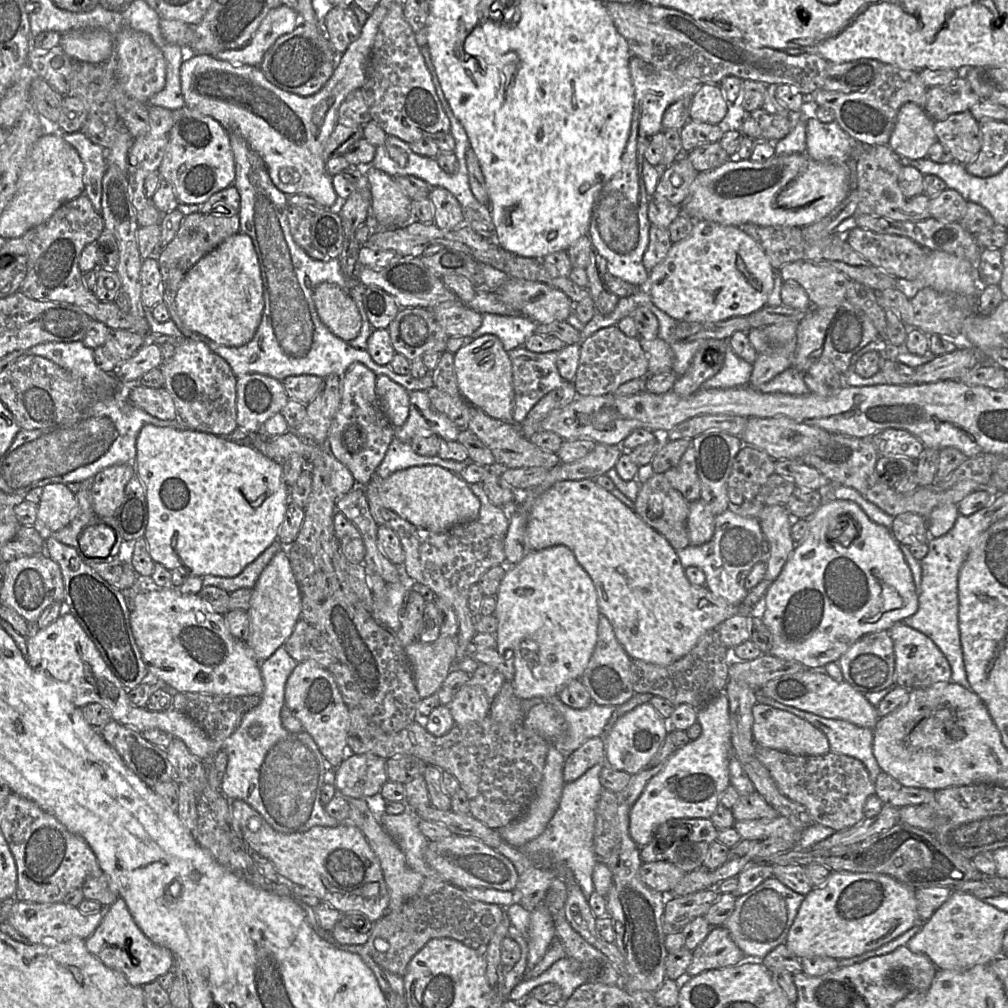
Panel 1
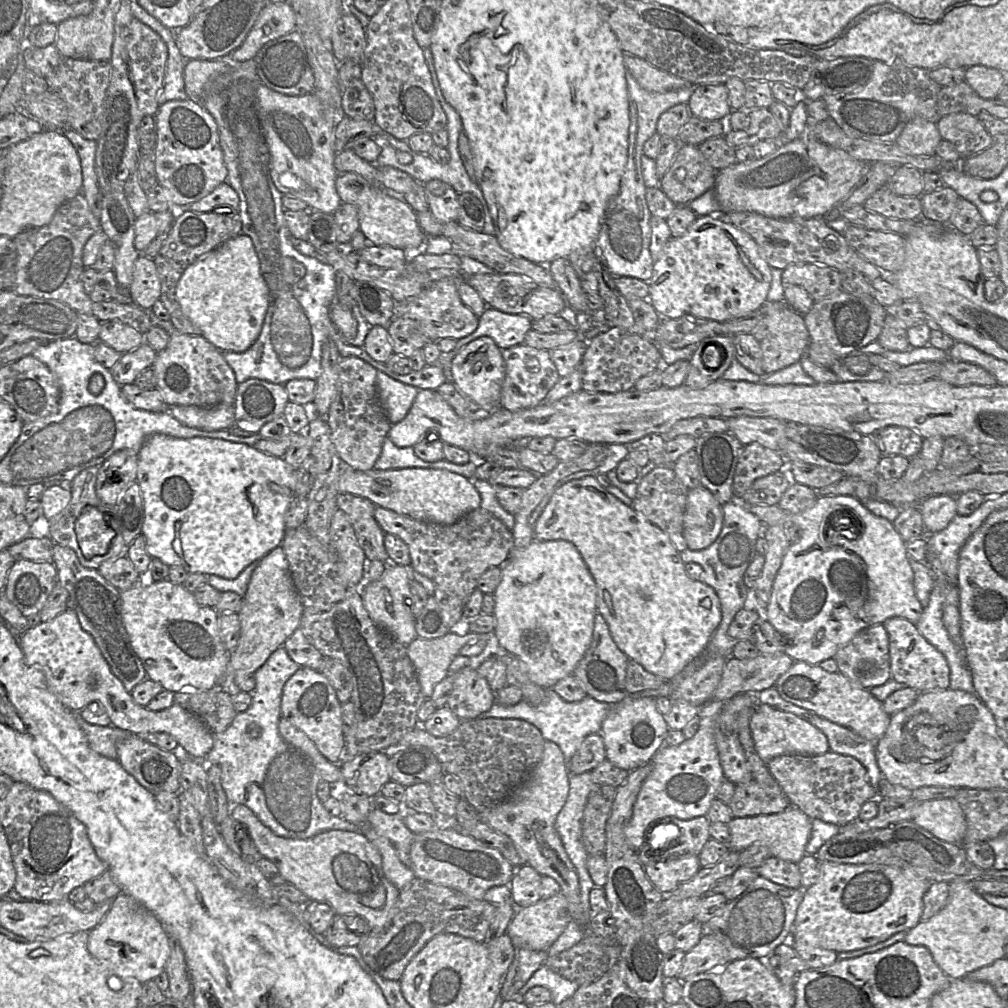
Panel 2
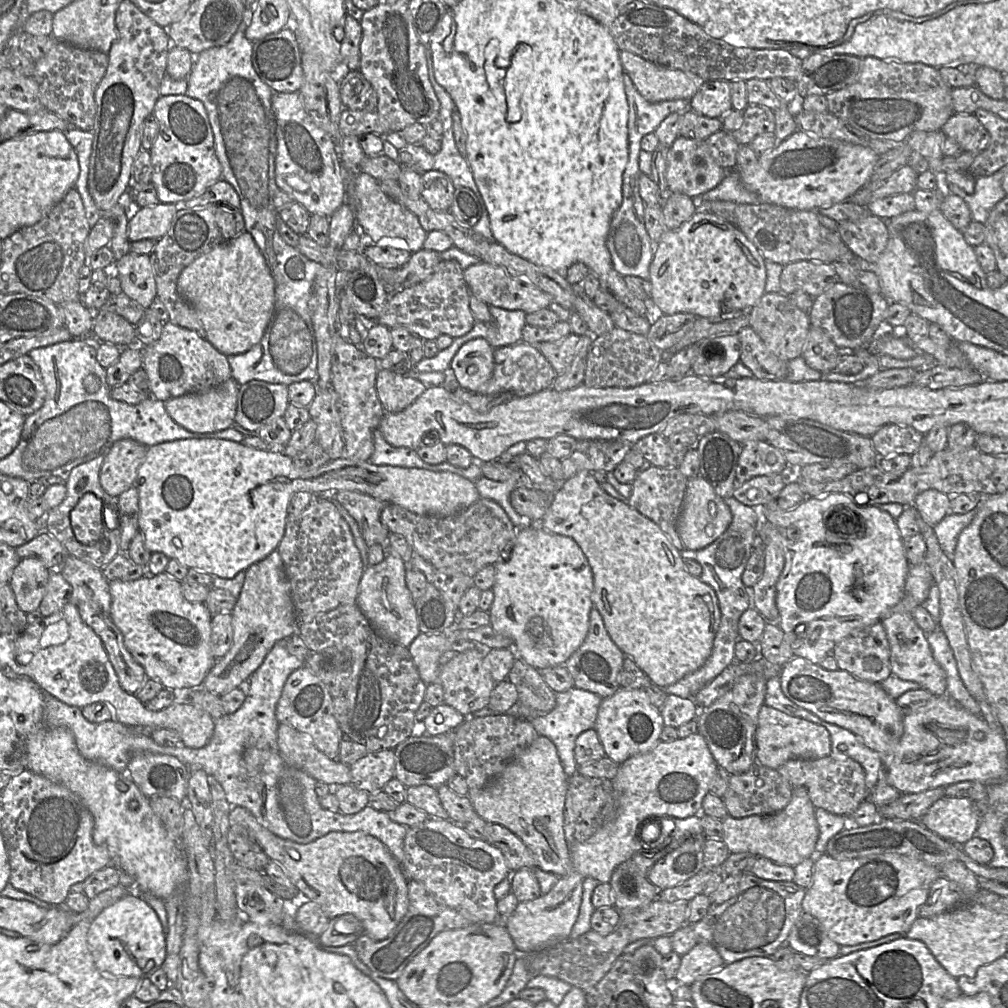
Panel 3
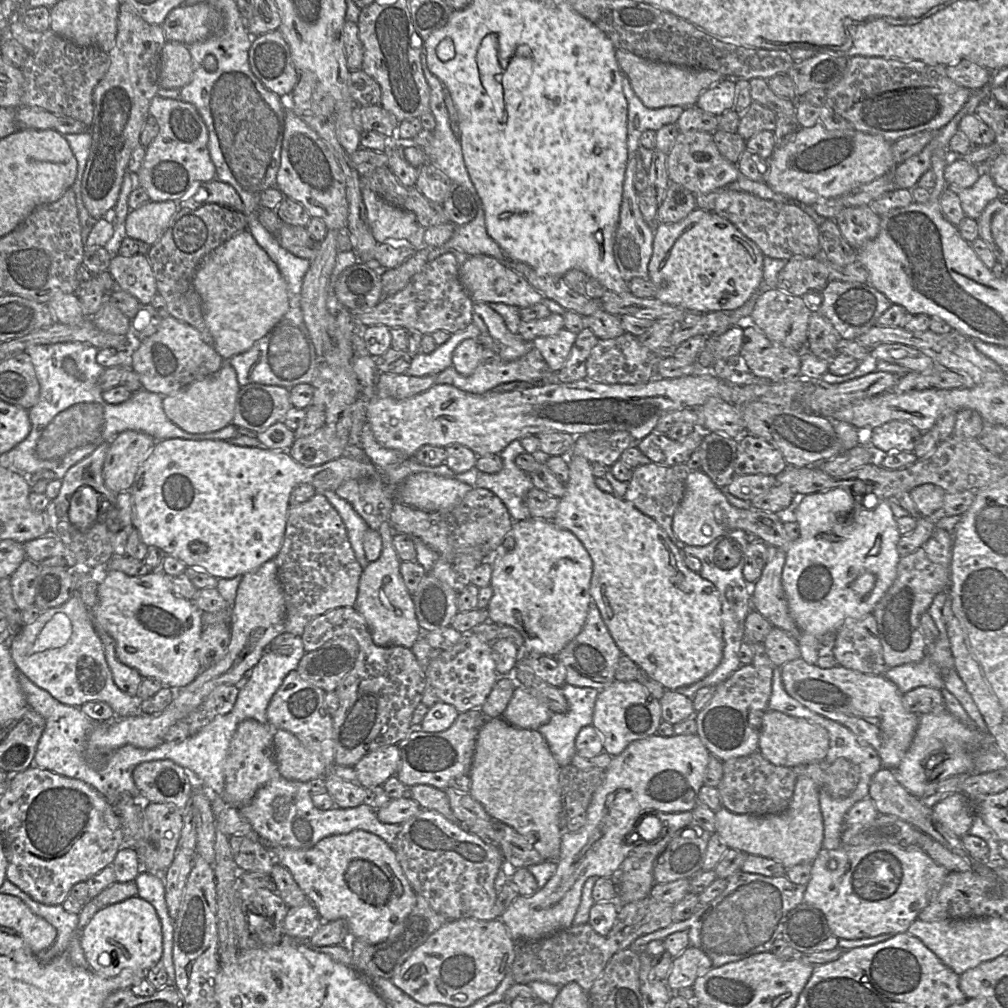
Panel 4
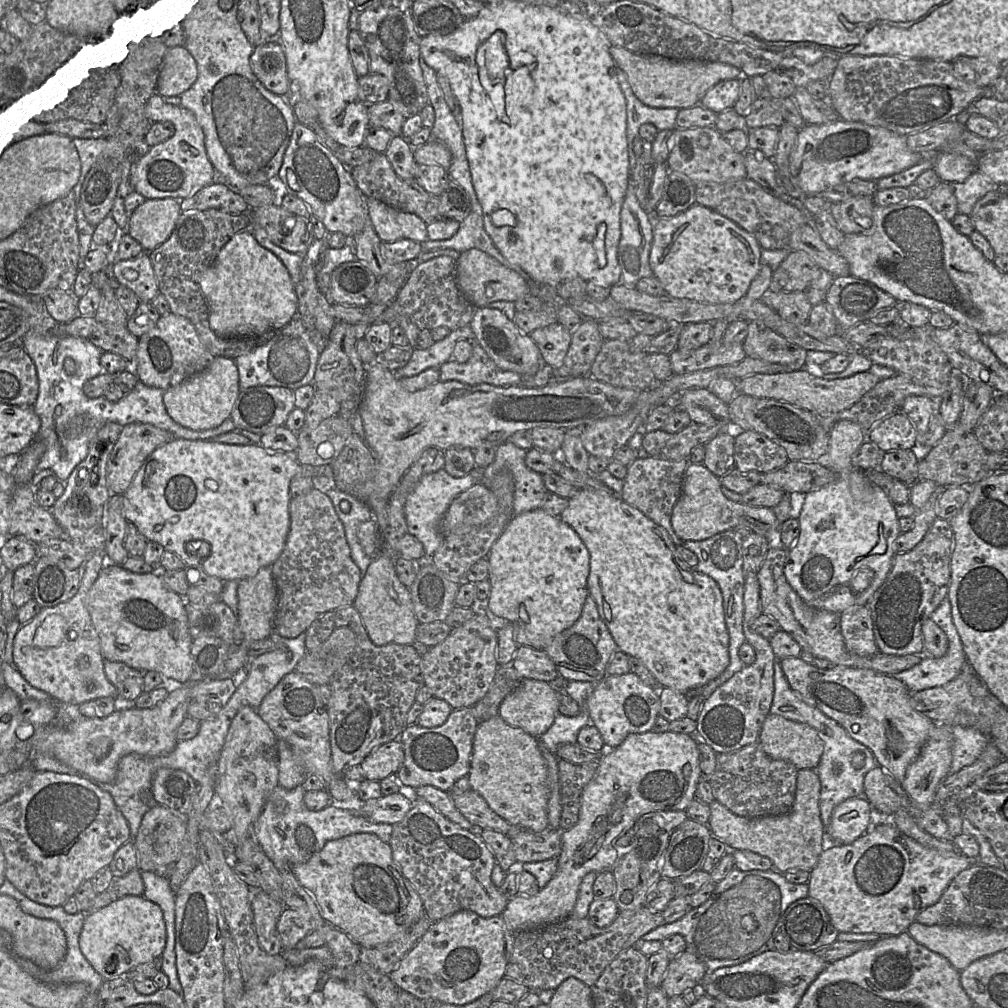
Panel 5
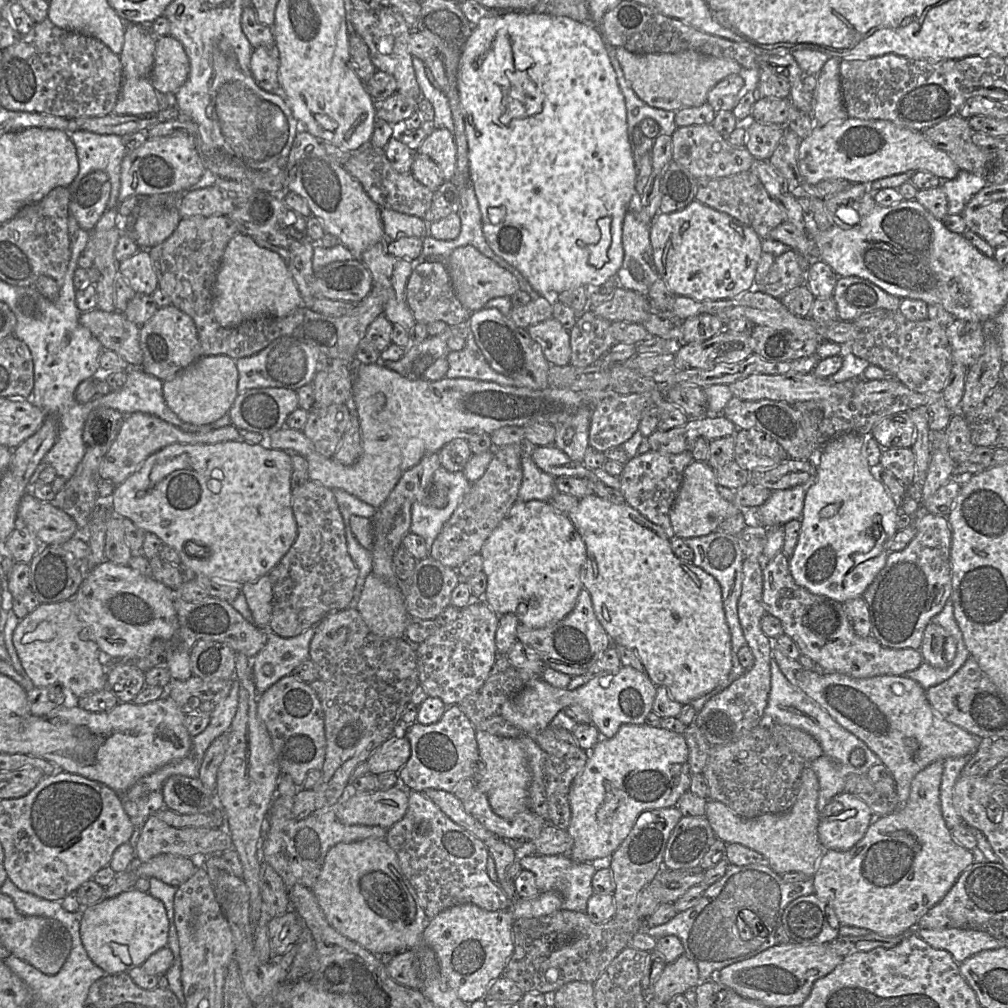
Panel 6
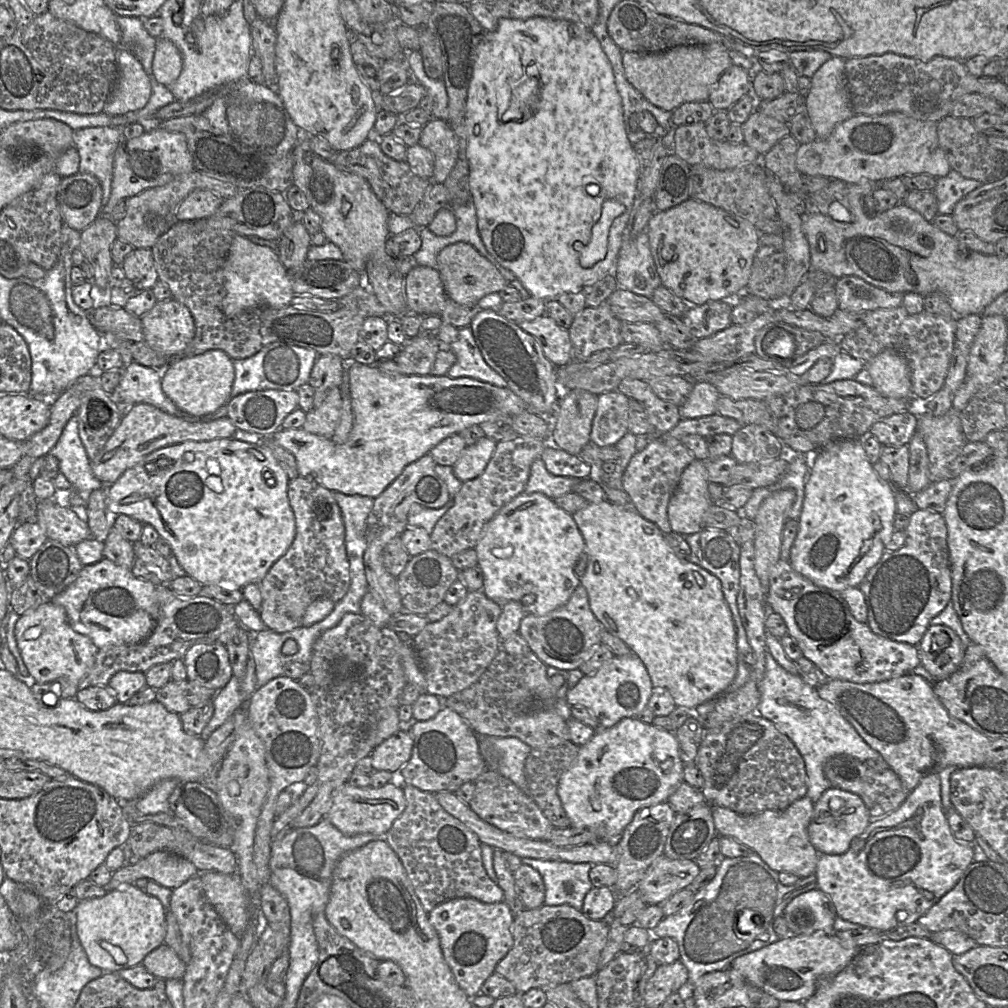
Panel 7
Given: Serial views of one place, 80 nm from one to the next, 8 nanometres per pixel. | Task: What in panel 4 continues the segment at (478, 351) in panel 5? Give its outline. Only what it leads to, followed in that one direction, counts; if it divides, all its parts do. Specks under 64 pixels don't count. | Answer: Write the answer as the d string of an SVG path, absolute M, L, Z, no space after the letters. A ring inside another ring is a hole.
M533 347L522 357L514 361L504 361L494 351L484 348L482 359L470 376L463 376L451 365L442 372L438 373L437 384L449 384L463 391L482 394L501 384L515 381L537 382L549 372L549 368L541 354Z

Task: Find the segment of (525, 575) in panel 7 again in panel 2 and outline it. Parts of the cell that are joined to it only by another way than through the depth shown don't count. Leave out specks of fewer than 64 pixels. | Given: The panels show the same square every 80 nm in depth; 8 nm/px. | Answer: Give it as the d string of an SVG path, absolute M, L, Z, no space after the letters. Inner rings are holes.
M533 540L527 547L512 549L501 567L502 576L494 592L495 637L508 653L523 661L530 679L549 689L573 671L589 648L594 630L596 583L576 546L566 540Z

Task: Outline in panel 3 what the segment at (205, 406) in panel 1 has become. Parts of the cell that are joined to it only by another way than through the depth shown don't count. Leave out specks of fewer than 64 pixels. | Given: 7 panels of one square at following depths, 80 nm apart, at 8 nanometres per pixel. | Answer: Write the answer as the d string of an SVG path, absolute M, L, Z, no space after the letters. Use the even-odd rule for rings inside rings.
M171 321L163 324L161 337L142 349L143 366L149 378L149 392L163 402L188 393L197 393L216 387L232 377L227 356L207 339L193 330Z

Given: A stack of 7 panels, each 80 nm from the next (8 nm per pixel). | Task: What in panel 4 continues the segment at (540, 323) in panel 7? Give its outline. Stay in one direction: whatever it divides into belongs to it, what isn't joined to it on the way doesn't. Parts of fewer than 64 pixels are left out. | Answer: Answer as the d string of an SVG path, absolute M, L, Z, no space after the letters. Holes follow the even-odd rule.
M563 328L555 335L535 338L531 345L541 354L549 371L557 373L563 368L576 337L577 334Z

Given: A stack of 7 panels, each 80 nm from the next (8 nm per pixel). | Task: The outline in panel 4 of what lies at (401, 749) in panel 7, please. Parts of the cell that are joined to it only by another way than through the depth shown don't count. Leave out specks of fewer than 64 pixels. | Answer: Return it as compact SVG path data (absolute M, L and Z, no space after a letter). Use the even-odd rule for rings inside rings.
M397 744L370 752L354 766L356 782L364 788L383 786L388 778L397 773L400 759Z

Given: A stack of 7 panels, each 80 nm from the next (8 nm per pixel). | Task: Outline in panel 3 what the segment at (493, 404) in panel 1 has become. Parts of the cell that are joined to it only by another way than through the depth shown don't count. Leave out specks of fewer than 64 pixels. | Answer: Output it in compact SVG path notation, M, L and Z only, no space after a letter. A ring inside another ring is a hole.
M474 338L461 346L451 361L460 386L477 392L492 377L494 348L484 338Z

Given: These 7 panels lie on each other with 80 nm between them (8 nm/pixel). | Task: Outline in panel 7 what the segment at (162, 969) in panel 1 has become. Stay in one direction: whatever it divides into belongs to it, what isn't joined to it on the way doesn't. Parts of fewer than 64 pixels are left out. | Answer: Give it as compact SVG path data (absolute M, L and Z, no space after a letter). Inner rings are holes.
M133 884L108 889L103 897L79 900L73 909L77 917L77 933L90 963L105 971L118 972L141 964L145 956L164 943L166 935L166 909L160 900Z

